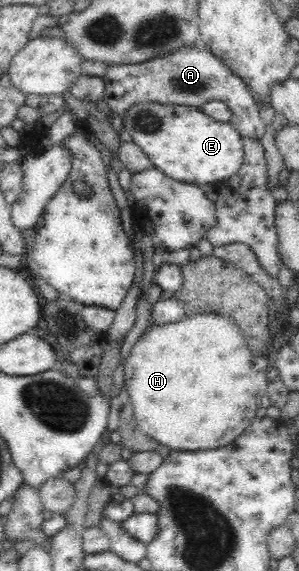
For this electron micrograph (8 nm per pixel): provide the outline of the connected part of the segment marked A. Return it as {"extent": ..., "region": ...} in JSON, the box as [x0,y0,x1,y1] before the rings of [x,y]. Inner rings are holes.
{"extent":[101,40,266,139],"region":[[[202,40],[175,51],[154,57],[147,62],[132,64],[108,64],[101,105],[115,111],[119,117],[135,103],[157,102],[200,108],[204,103],[217,100],[225,103],[232,113],[230,124],[245,137],[262,139],[266,132],[266,120],[260,115],[255,98],[245,84],[221,61]]]}

